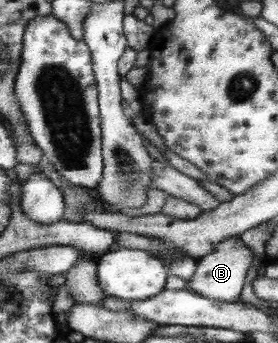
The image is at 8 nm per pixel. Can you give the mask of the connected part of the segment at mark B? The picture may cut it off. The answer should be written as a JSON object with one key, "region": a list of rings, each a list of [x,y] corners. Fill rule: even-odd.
{"region":[[[239,237],[221,240],[213,252],[195,261],[197,268],[190,280],[186,281],[187,291],[221,302],[239,302],[238,296],[241,294],[243,281],[247,276],[247,270],[251,267],[253,256],[253,252],[243,244]]]}

